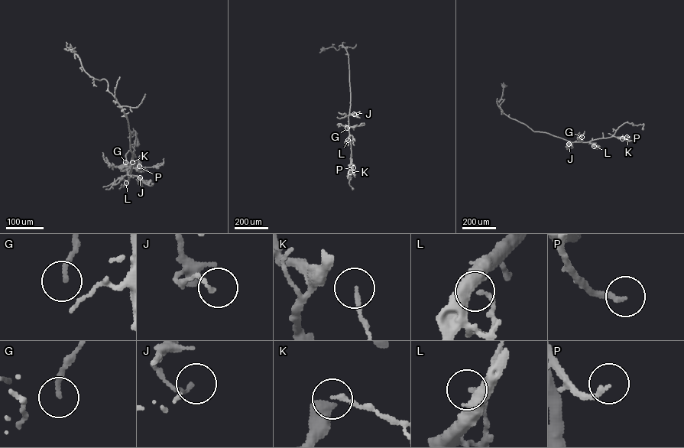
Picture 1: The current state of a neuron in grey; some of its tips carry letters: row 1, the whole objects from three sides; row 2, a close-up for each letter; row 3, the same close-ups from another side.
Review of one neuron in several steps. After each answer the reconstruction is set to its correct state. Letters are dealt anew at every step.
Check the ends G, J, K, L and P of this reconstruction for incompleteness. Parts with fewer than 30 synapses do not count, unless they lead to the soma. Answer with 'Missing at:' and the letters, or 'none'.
Missing at: P

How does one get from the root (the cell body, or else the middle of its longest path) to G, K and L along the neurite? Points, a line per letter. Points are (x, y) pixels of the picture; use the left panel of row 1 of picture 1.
G: (137, 144), (137, 133), (129, 137), (134, 131), (134, 164), (129, 174), (125, 162)
K: (137, 144), (137, 133), (129, 137), (134, 131), (135, 138), (132, 162)
L: (137, 144), (137, 133), (129, 137), (134, 131), (134, 164), (126, 183)

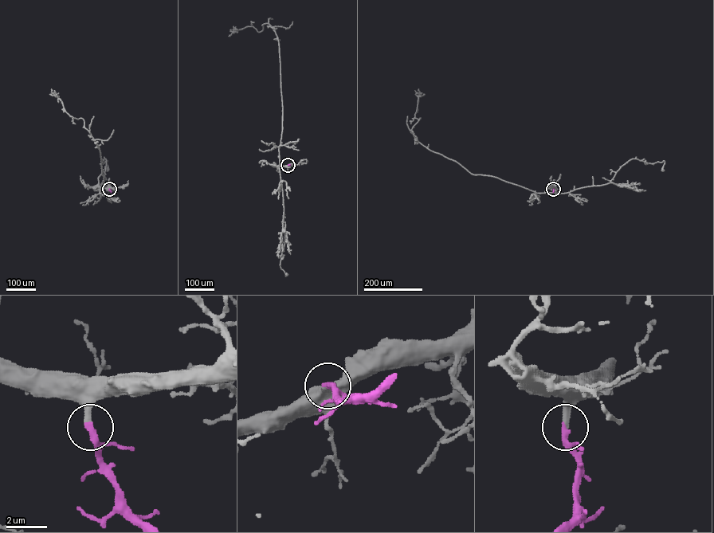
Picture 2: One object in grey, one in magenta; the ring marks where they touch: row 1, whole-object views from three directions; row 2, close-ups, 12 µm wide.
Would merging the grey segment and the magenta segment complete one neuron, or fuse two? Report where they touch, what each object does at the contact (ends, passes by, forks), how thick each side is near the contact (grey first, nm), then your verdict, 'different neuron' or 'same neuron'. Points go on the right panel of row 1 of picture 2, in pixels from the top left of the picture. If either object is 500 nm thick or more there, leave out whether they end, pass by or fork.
(553, 189) | grey ends | magenta ends | 300/360 nm | same neuron

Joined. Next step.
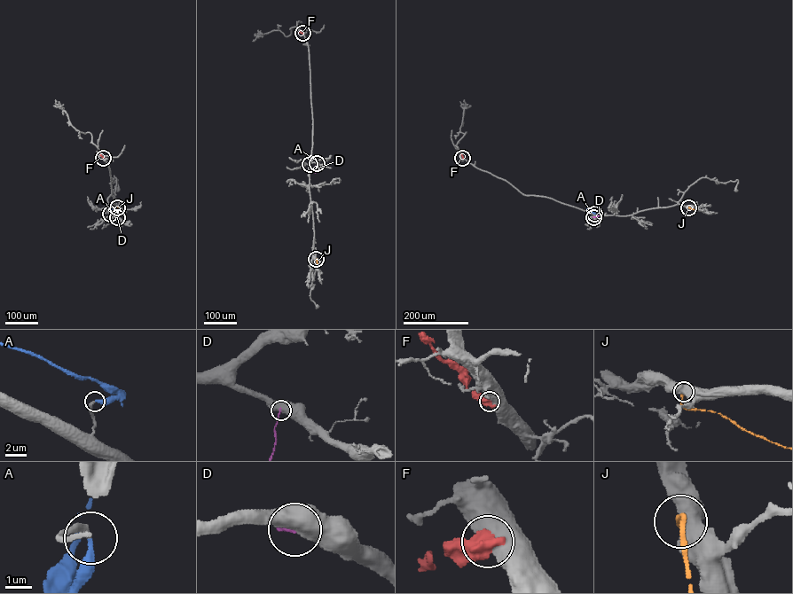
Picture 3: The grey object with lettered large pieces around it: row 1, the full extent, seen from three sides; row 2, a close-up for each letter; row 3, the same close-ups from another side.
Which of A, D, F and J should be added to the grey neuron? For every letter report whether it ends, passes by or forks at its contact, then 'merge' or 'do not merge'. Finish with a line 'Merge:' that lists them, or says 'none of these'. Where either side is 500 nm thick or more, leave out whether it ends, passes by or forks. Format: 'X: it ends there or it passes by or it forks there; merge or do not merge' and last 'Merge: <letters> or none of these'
A: it ends there; merge
D: do not merge
F: do not merge
J: it ends there; do not merge
Merge: A

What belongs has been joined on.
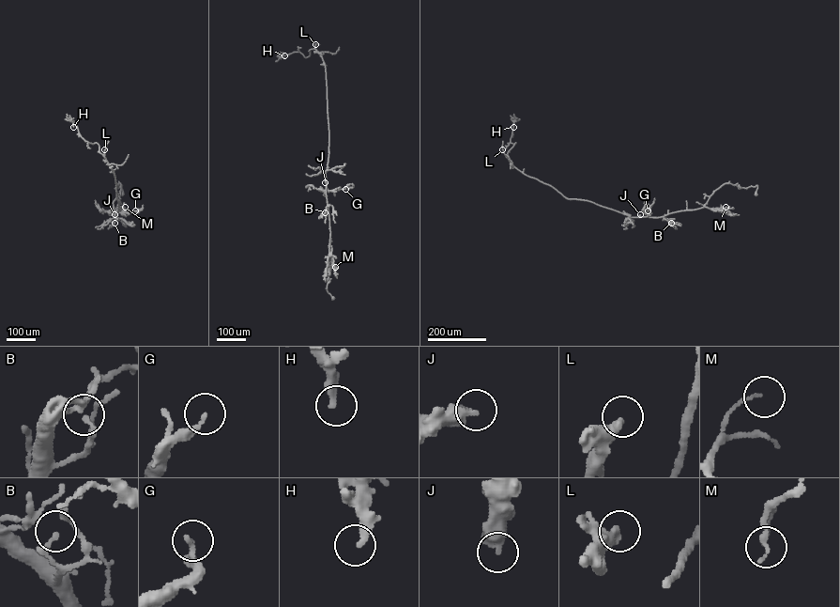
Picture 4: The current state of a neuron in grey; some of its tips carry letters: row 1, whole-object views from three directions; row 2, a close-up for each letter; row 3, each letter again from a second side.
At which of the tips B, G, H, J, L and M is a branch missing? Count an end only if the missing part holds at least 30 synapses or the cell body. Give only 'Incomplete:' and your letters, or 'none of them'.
Incomplete: none of them

